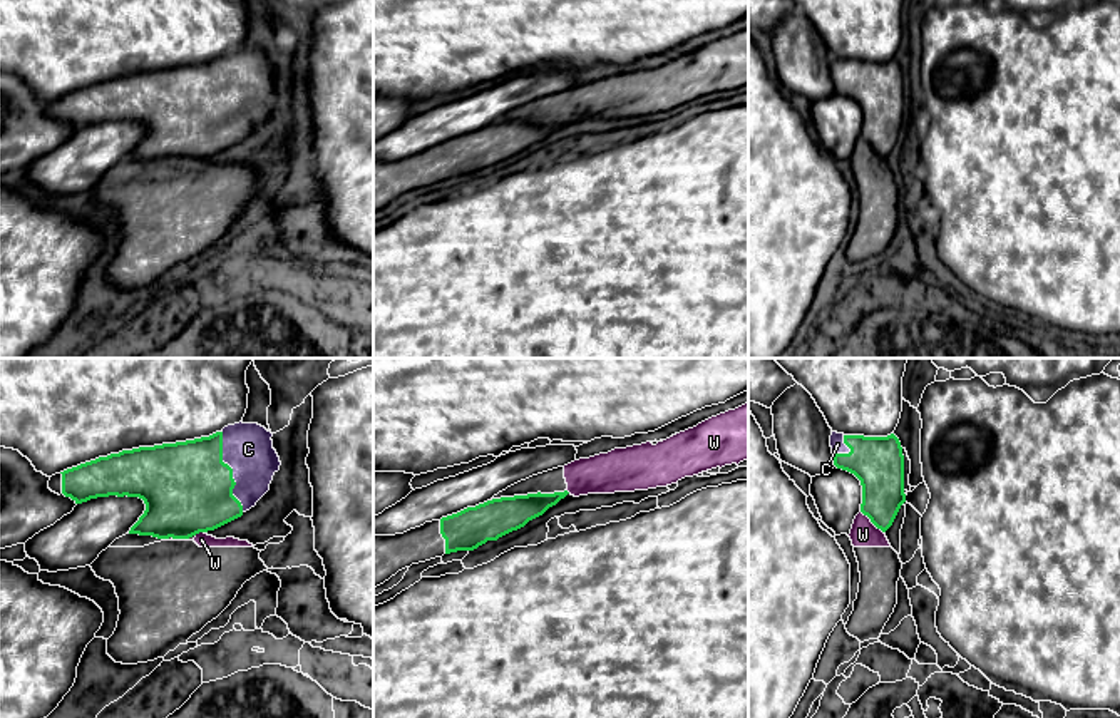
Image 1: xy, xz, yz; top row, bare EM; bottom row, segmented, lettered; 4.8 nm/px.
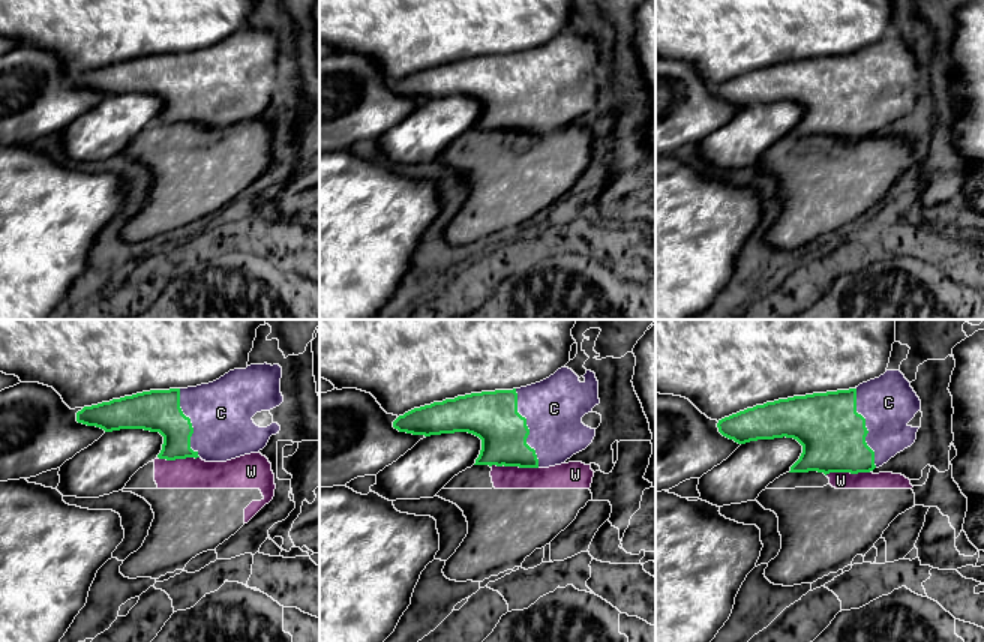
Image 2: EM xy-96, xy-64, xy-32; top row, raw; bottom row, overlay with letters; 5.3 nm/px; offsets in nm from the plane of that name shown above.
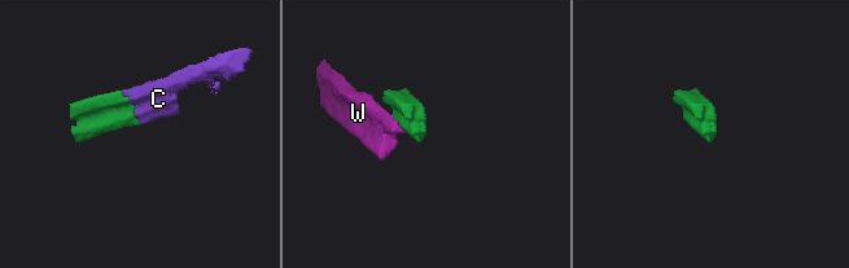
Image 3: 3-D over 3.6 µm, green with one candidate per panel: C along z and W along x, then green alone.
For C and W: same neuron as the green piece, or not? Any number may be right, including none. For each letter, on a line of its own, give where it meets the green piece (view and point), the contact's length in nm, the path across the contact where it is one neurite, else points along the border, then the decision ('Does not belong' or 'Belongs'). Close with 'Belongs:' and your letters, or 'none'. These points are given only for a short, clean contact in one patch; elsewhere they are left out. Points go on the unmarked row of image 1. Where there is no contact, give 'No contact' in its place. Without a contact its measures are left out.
C: Touches green at xy (231, 96). Shared border 400 nm. Belongs
W: Touches green at yz (873, 148). Shared border 160 nm. Boundary: yz (861, 136), (883, 158). Does not belong
Belongs: C

